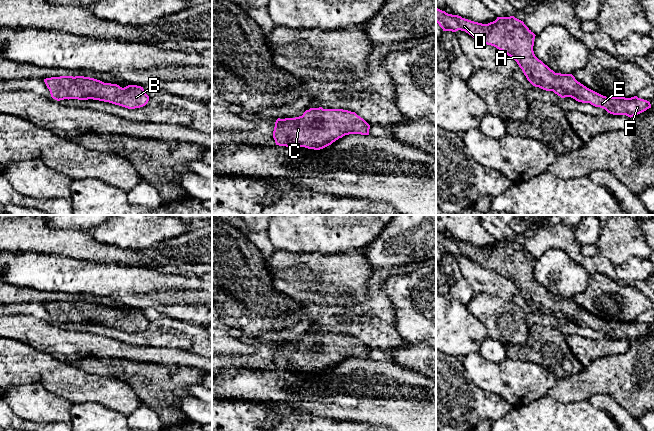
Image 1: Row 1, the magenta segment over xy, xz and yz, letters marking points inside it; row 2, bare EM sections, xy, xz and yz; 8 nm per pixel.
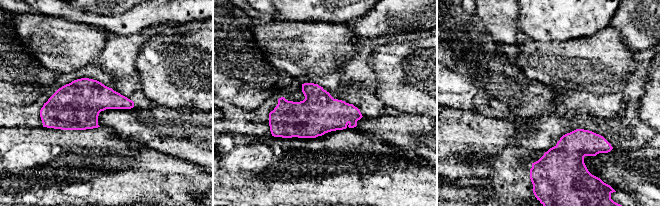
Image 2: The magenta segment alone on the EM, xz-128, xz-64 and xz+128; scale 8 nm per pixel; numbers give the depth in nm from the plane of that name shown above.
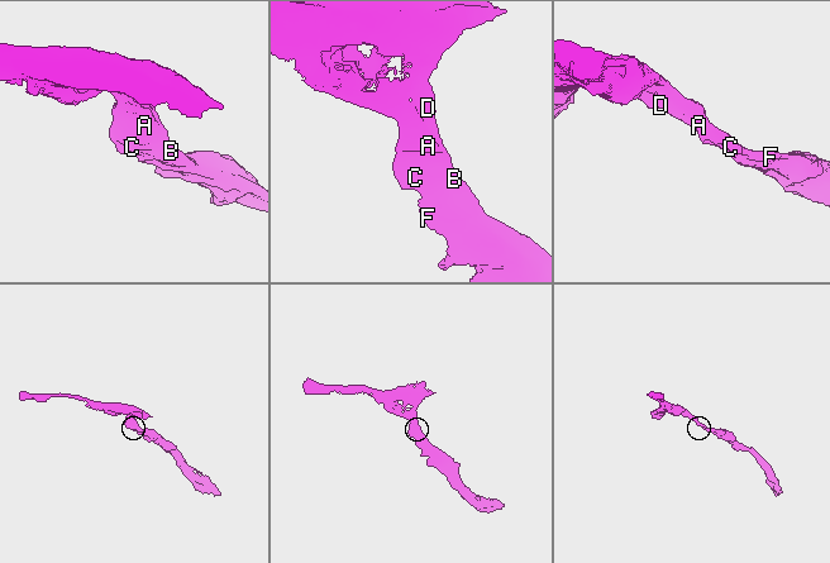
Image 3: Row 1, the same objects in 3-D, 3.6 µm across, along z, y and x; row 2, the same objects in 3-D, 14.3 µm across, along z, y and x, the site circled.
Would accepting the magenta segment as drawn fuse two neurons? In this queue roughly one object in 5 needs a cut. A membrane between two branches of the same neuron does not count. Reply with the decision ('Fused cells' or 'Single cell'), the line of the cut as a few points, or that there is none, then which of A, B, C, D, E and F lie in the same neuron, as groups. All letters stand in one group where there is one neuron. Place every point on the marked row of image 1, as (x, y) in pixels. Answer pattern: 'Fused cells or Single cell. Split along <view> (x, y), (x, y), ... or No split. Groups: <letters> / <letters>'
Single cell. No split. Groups: A B C D E F

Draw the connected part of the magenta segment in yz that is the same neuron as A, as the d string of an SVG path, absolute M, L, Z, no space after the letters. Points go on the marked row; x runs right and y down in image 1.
M436 7L436 22L443 31L465 31L483 44L503 51L517 62L533 86L553 91L561 98L571 97L578 102L603 108L610 114L630 118L651 108L649 101L637 96L606 97L578 82L572 74L555 73L535 56L533 46L536 35L514 16L497 17L493 22L482 24Z

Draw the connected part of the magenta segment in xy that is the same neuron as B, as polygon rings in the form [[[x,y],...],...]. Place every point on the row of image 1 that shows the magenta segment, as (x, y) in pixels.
[[[60,76],[44,79],[47,88],[50,91],[51,97],[57,101],[64,99],[78,100],[99,100],[119,105],[128,109],[135,109],[145,106],[149,101],[149,96],[141,86],[128,85],[124,88],[117,84],[104,83],[100,80],[84,77],[84,76]]]

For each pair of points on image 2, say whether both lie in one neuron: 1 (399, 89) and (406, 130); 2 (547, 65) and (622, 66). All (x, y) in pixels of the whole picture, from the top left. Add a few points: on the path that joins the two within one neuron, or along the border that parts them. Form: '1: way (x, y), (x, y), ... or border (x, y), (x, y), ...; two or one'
1: border (399, 112), (424, 114), (426, 116); two
2: way (566, 65), (603, 66); one

